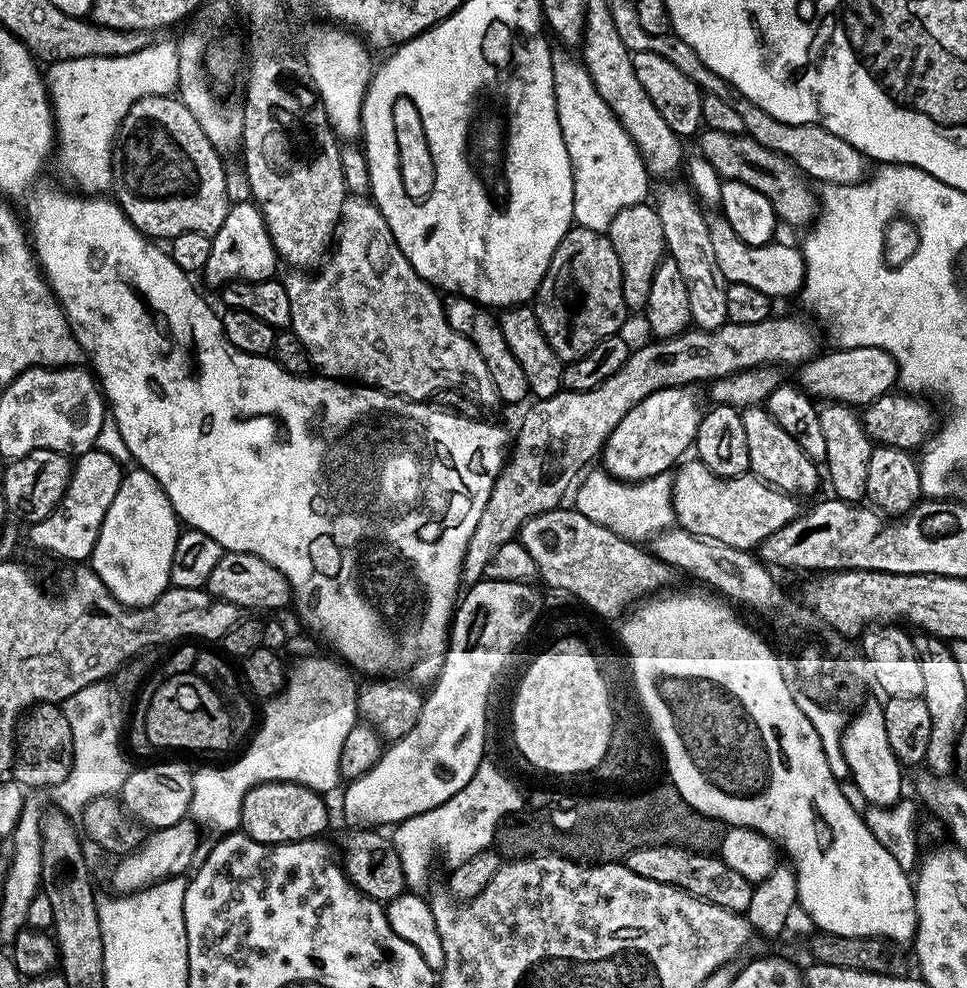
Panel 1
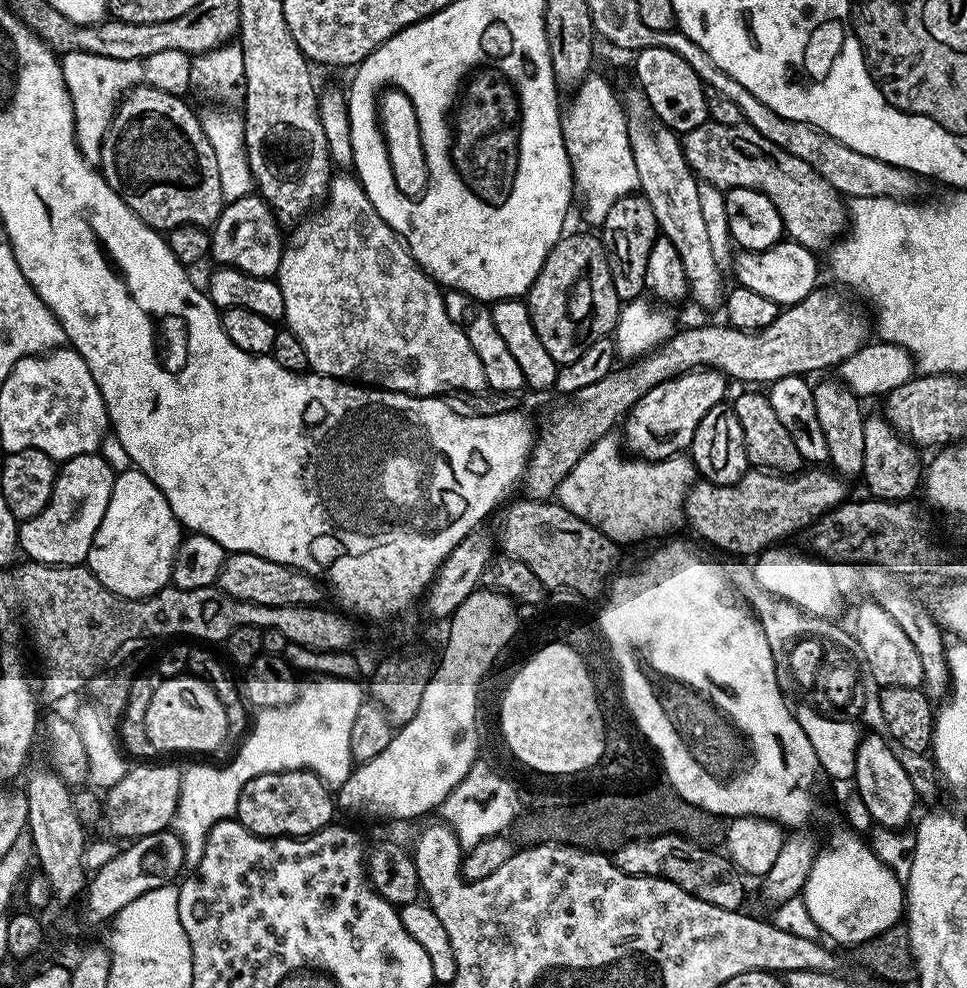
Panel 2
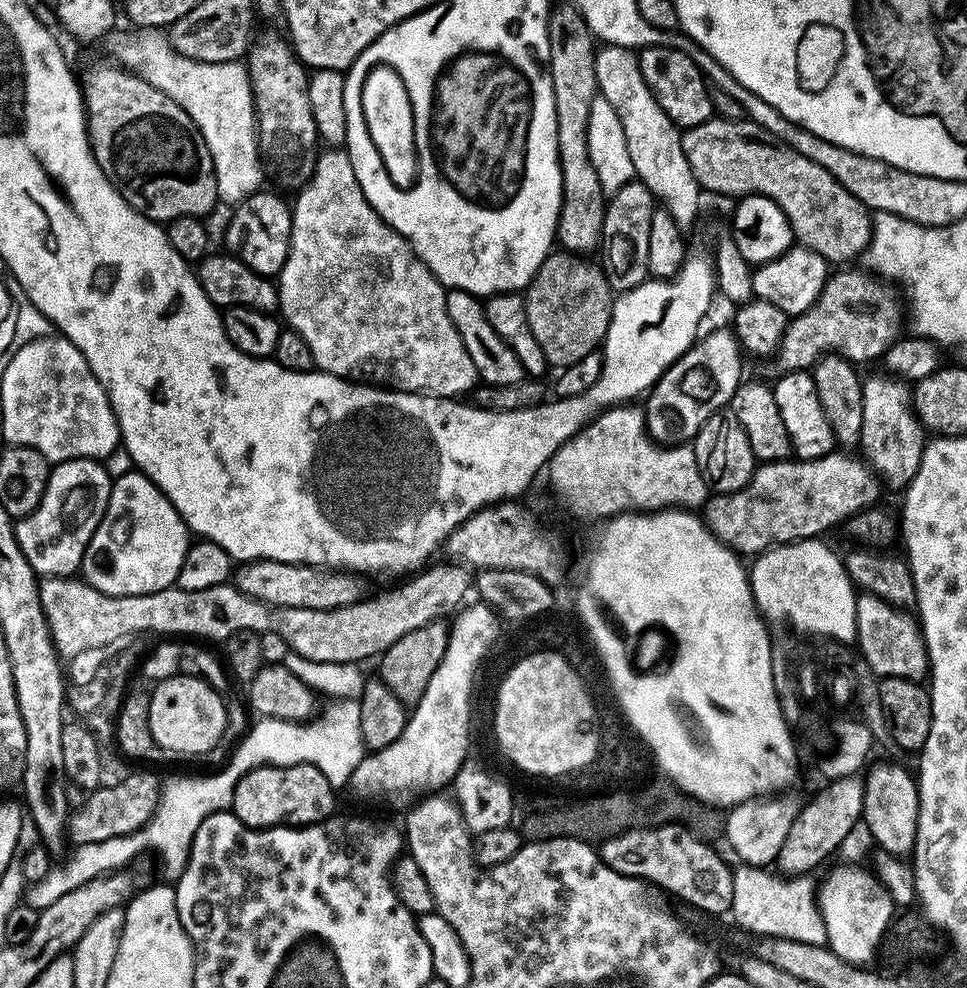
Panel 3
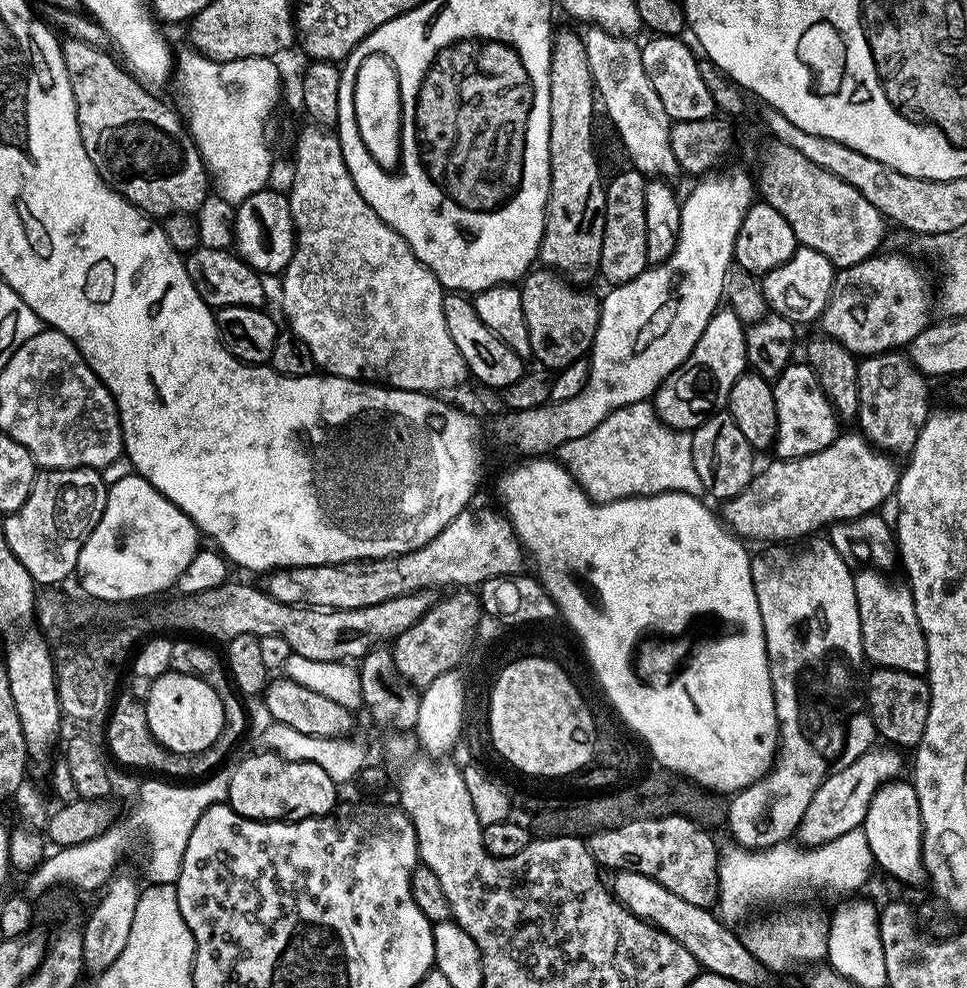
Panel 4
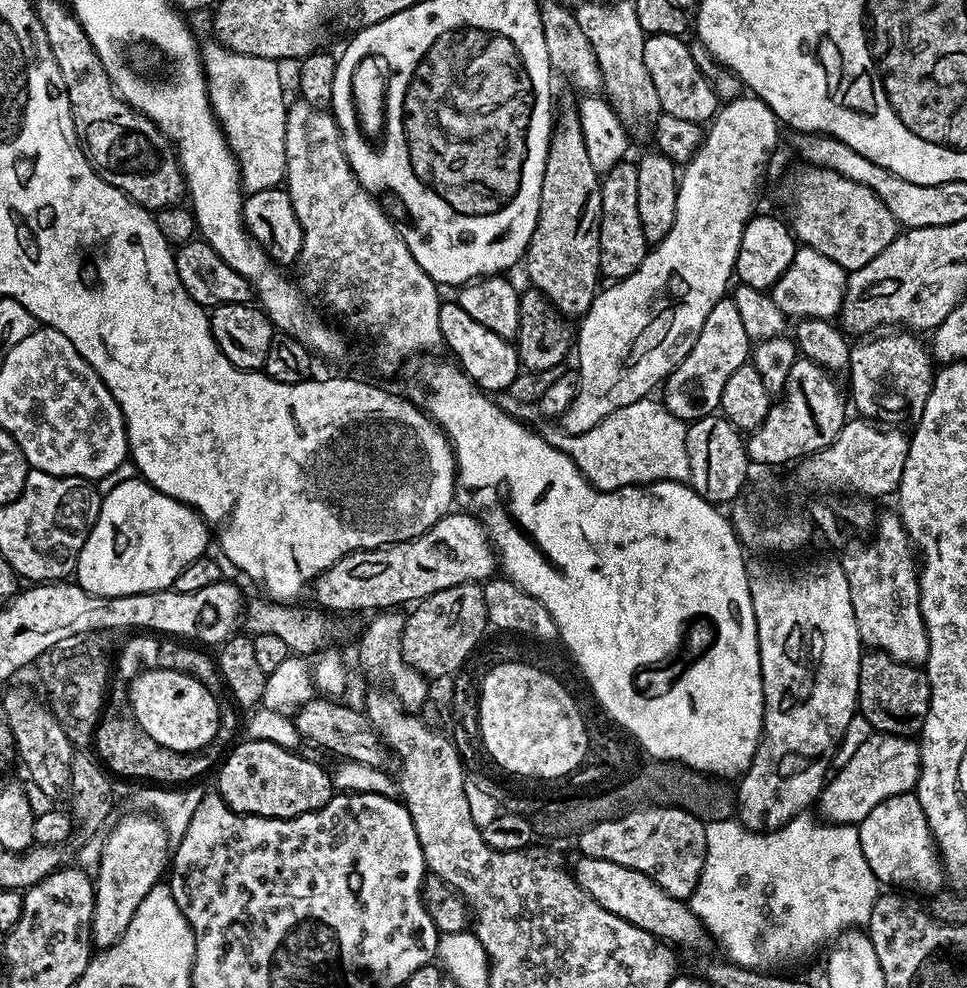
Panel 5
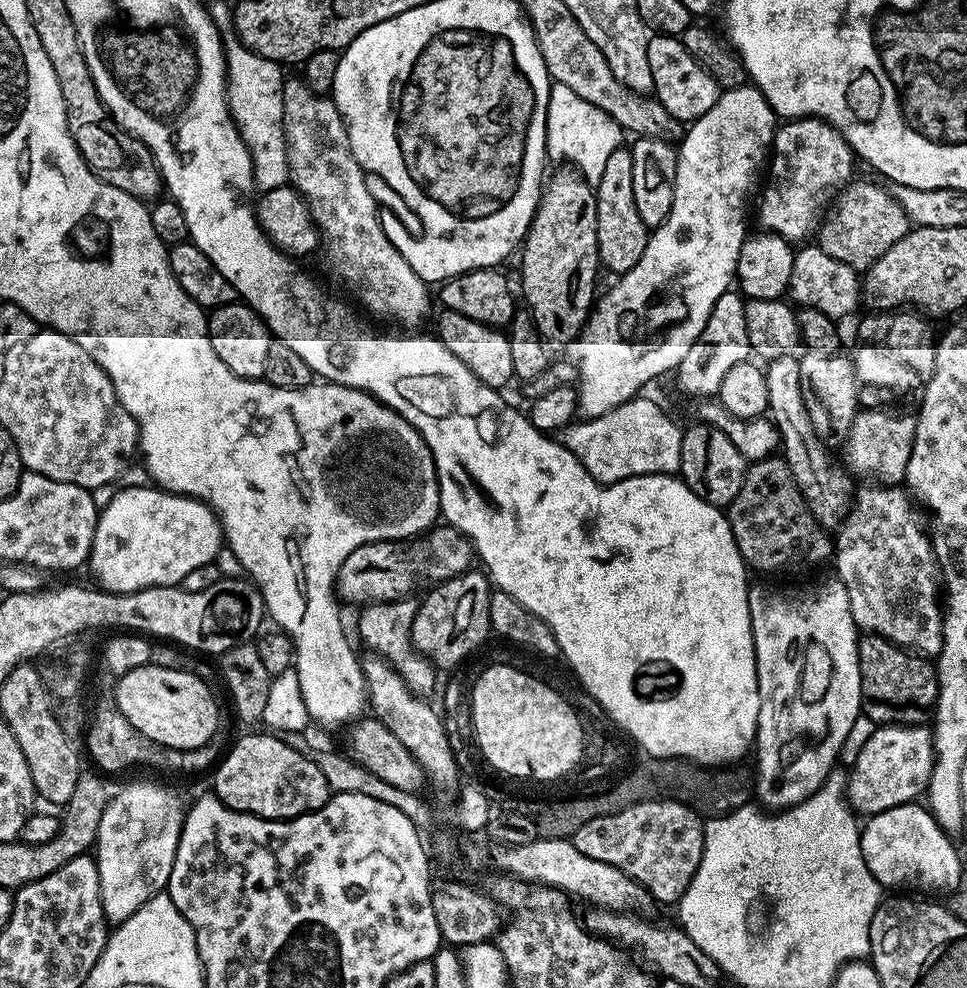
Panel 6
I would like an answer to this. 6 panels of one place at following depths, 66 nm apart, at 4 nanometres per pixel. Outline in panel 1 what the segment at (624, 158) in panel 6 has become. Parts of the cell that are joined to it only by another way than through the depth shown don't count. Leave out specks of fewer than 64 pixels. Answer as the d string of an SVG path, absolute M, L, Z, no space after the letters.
M651 203L626 206L614 214L614 222L610 222L606 235L614 246L614 254L618 254L618 266L622 266L622 298L626 298L629 310L643 309L650 298L650 282L654 282L654 270L666 256L662 218L658 218Z

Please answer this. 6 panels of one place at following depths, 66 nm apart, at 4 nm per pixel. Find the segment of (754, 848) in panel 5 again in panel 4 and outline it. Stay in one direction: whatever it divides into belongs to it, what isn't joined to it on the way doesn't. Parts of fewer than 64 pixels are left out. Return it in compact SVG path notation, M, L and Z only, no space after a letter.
M863 827L850 830L850 834L842 834L842 838L834 838L817 848L805 848L796 842L775 844L772 848L744 848L741 844L728 842L719 849L720 853L720 886L718 889L718 915L725 922L740 920L747 914L753 904L764 904L775 896L792 896L795 892L814 891L829 892L832 896L856 894L868 880L868 875L874 872L874 861L870 854L870 842L866 842Z

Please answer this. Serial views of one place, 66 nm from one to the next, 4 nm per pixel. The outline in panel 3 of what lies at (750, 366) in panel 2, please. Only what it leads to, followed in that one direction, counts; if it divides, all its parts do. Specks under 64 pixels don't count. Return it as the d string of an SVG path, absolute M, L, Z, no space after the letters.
M856 266L833 271L814 306L789 319L780 347L774 353L777 373L803 372L811 369L821 356L829 354L863 366L867 360L879 361L888 347L901 339L901 293L889 281L852 267Z

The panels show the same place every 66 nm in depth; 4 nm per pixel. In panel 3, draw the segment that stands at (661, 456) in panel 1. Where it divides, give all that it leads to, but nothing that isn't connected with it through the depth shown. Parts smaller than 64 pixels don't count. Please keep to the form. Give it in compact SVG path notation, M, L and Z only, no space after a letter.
M727 327L720 328L717 332L712 332L709 336L701 335L696 343L673 362L659 380L652 385L647 393L646 401L648 405L643 405L644 422L648 435L658 445L687 445L695 441L696 435L700 432L700 427L709 420L716 412L721 411L731 401L732 395L742 383L740 377L740 356L742 349L740 341L736 339L735 332Z

